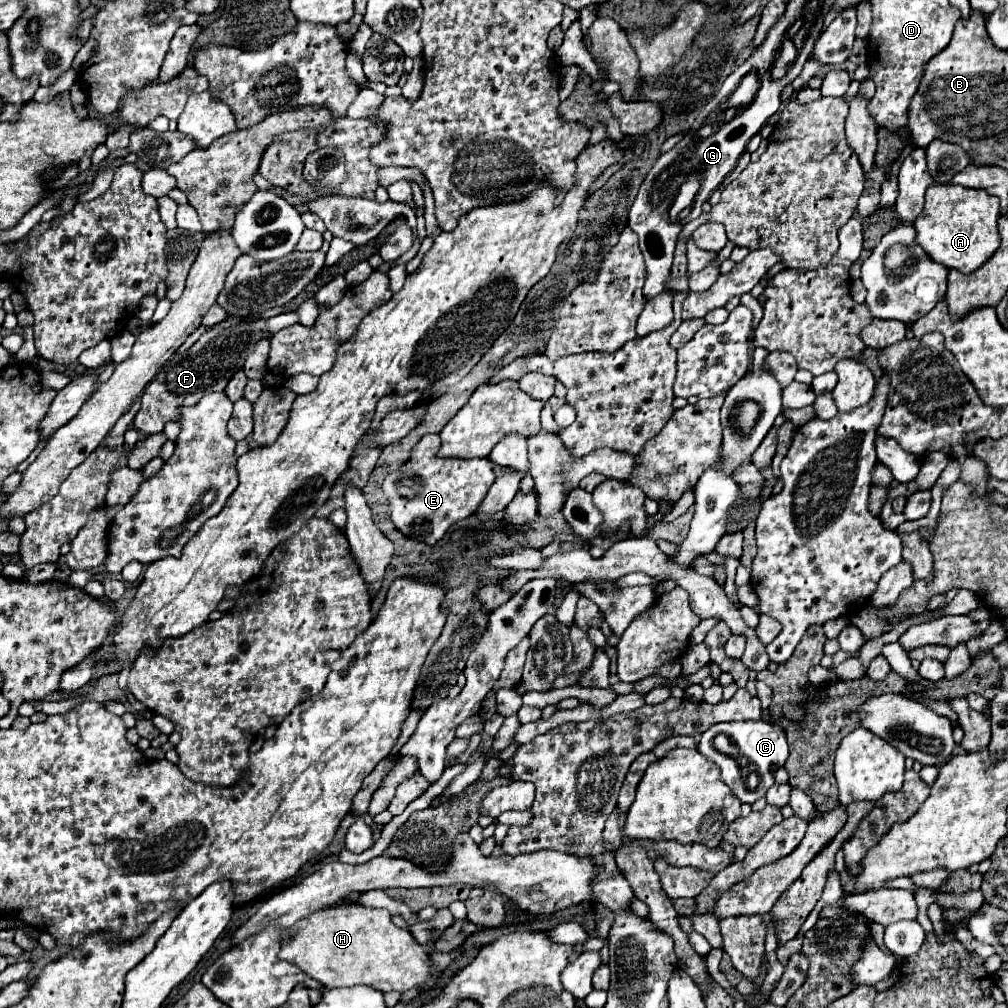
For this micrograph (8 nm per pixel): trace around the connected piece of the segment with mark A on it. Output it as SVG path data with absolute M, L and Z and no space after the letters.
M932 184L926 190L924 212L918 216L918 222L914 222L916 244L922 246L934 262L970 274L1000 246L1000 234L996 228L998 214L998 198L990 196L986 190L964 188L960 184Z

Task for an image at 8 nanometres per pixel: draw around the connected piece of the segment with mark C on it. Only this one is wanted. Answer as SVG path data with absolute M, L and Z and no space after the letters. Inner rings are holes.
M758 720L758 722L728 722L728 724L718 724L710 726L698 742L698 752L706 756L710 762L714 762L720 768L720 780L730 786L734 796L738 796L740 802L756 802L766 794L766 790L774 784L774 772L786 762L788 758L788 744L786 744L786 734L780 726L774 726L770 722ZM716 734L726 734L730 742L738 748L738 754L720 754L712 740Z

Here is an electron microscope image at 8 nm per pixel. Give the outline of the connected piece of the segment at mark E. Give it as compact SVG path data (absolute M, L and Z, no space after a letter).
M412 454L408 462L386 476L382 492L390 506L392 524L404 536L436 544L452 524L468 518L480 508L494 480L496 474L488 458L422 458Z

